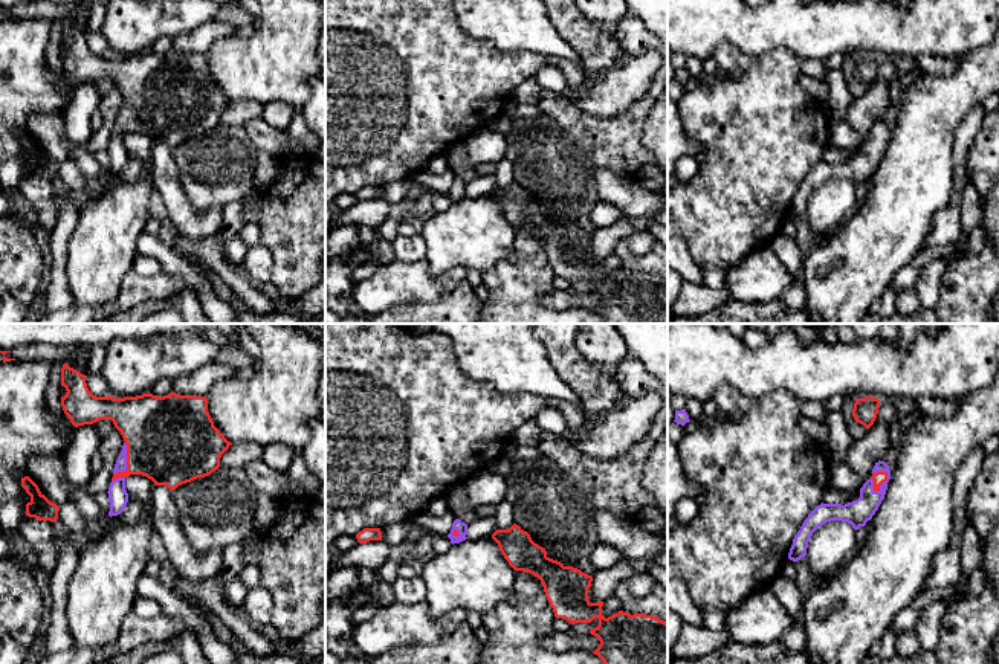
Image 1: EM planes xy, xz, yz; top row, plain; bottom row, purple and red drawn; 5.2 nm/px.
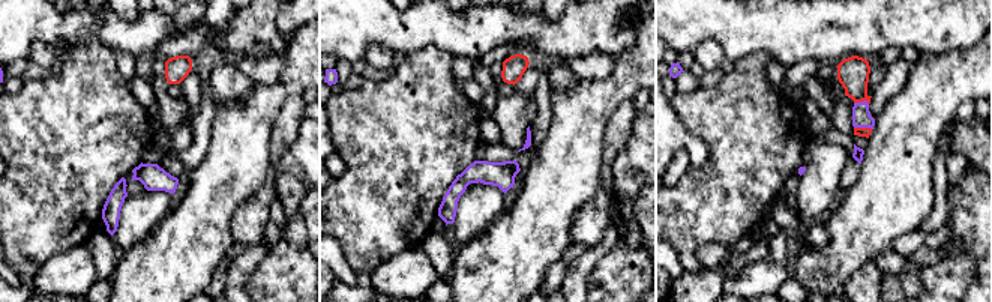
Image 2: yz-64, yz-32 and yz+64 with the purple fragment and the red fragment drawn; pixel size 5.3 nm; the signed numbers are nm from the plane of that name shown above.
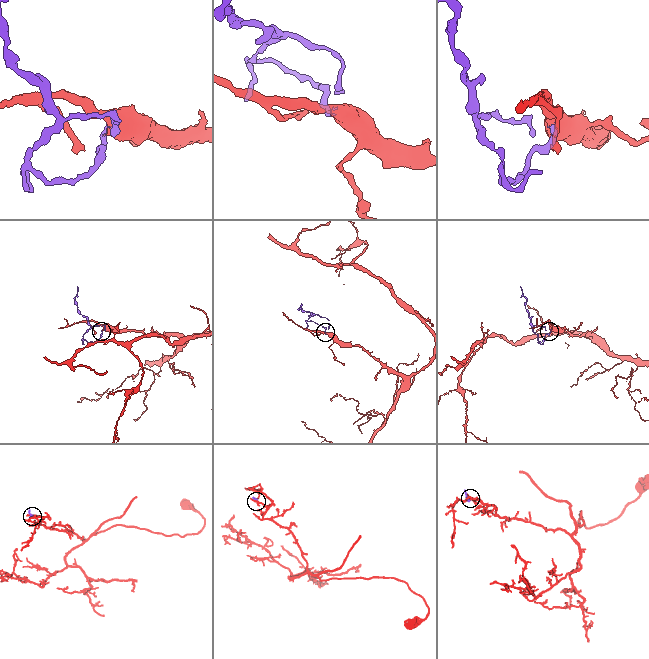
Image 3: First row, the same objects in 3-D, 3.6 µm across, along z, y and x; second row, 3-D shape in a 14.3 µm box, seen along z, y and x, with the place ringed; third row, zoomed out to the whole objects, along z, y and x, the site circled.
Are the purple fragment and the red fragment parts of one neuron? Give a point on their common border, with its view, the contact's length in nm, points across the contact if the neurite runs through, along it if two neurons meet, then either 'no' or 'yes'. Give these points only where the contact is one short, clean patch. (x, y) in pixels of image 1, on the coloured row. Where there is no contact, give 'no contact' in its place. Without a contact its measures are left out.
meets purple in yz at (883, 483); contact 130 nm long; runs through yz (857, 513), (883, 483), (879, 478); yes

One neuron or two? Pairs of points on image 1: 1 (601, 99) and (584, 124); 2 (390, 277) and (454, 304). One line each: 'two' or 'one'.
1: two
2: two

